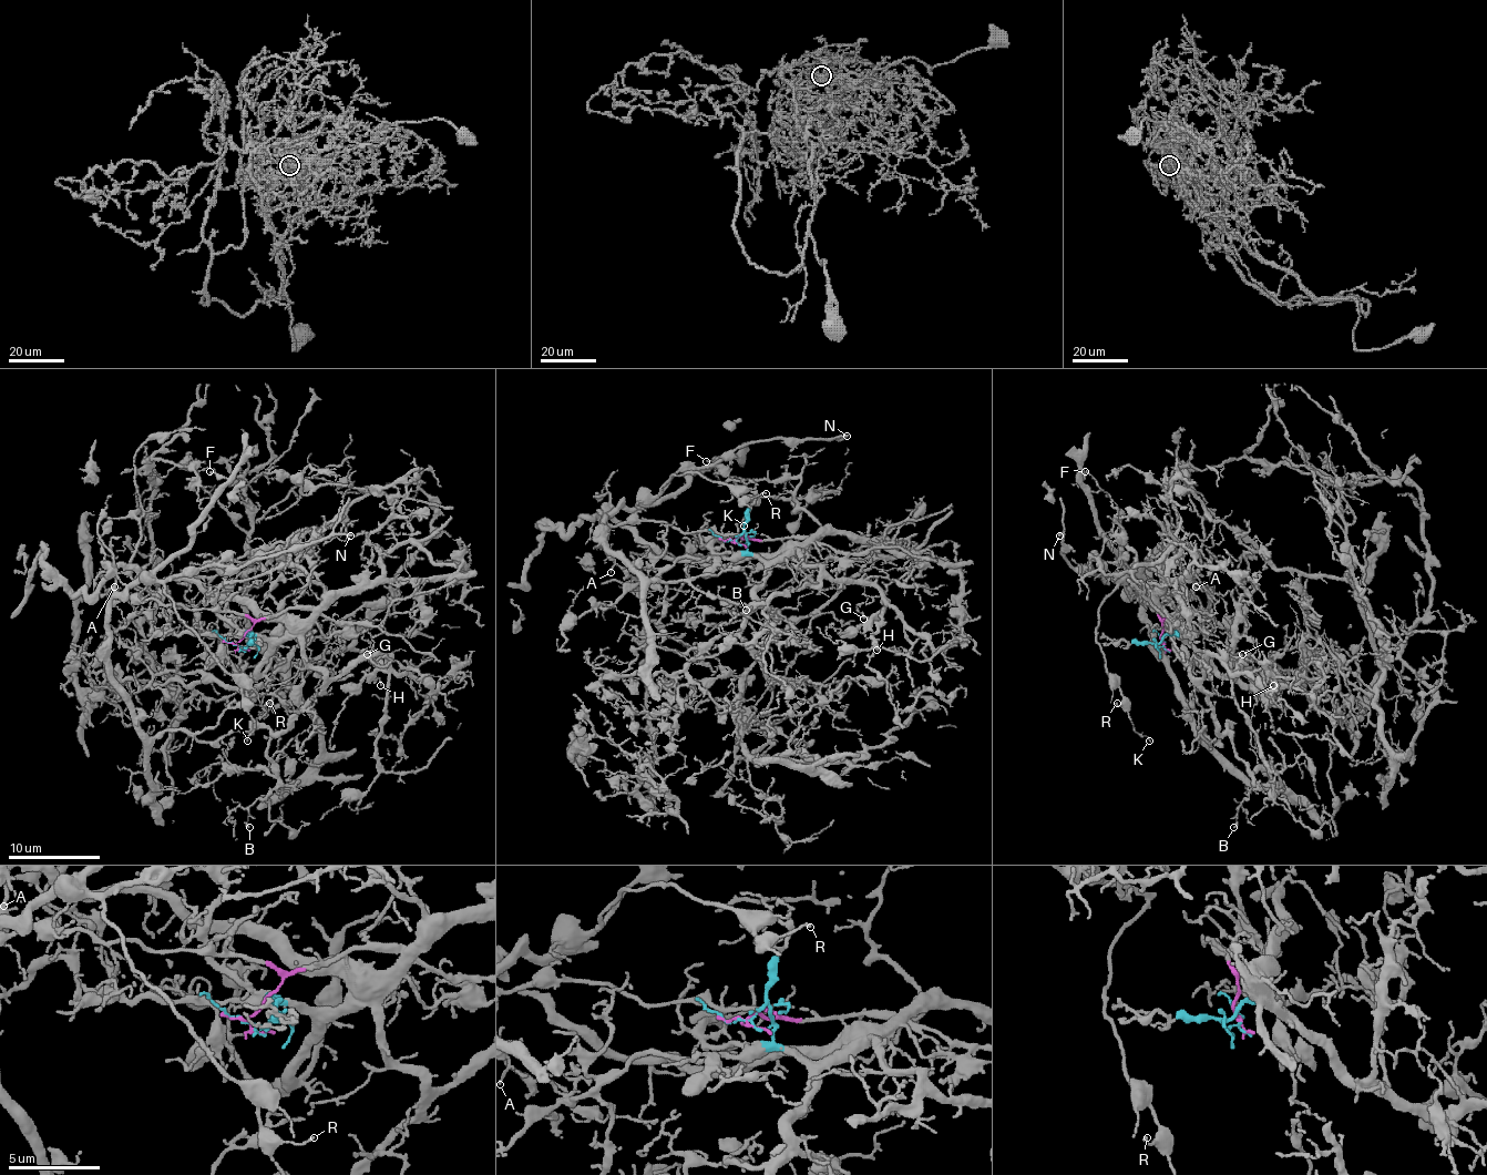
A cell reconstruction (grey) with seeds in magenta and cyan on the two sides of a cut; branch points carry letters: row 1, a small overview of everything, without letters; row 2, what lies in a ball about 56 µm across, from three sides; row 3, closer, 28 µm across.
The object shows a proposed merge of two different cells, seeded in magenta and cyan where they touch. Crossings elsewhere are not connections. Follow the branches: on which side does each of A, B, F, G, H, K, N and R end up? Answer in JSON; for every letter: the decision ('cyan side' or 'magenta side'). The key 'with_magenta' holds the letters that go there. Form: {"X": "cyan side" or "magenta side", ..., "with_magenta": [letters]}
{"A": "magenta side", "B": "cyan side", "F": "magenta side", "G": "cyan side", "H": "cyan side", "K": "magenta side", "N": "magenta side", "R": "magenta side", "with_magenta": ["A", "F", "K", "N", "R"]}

